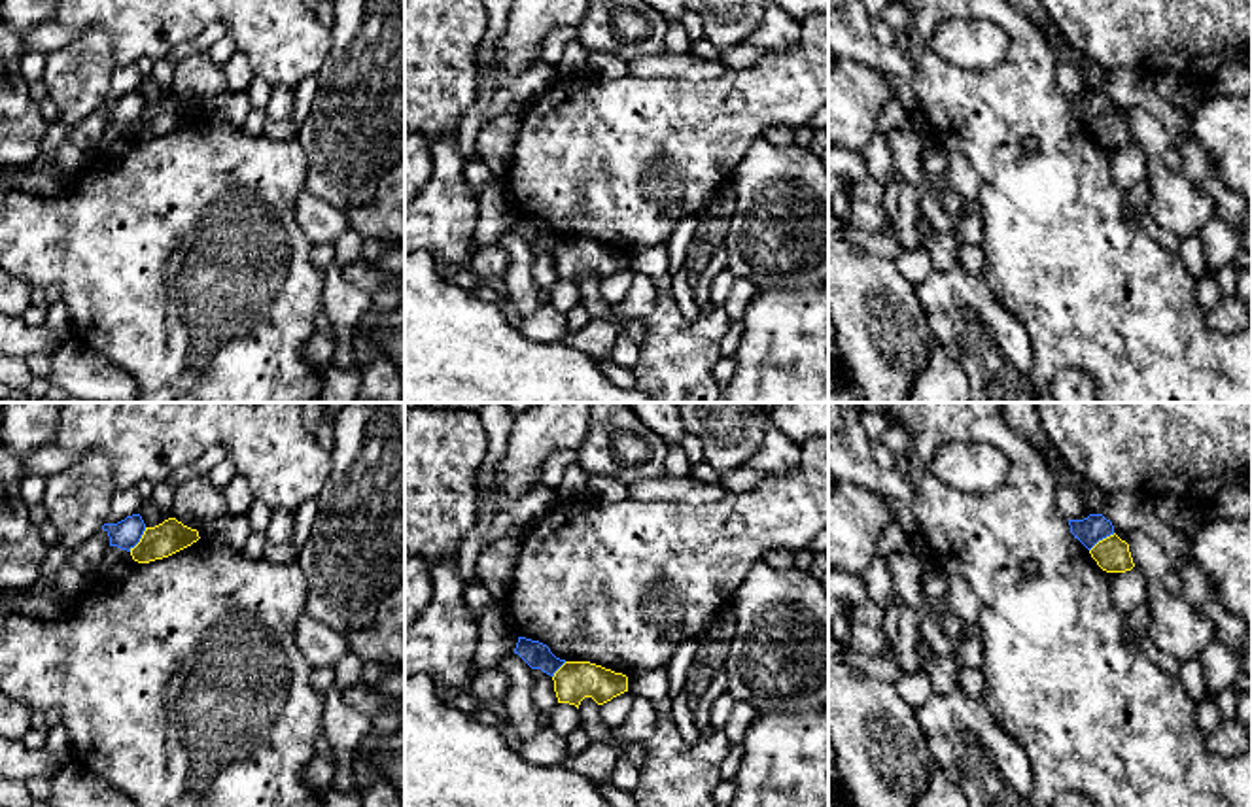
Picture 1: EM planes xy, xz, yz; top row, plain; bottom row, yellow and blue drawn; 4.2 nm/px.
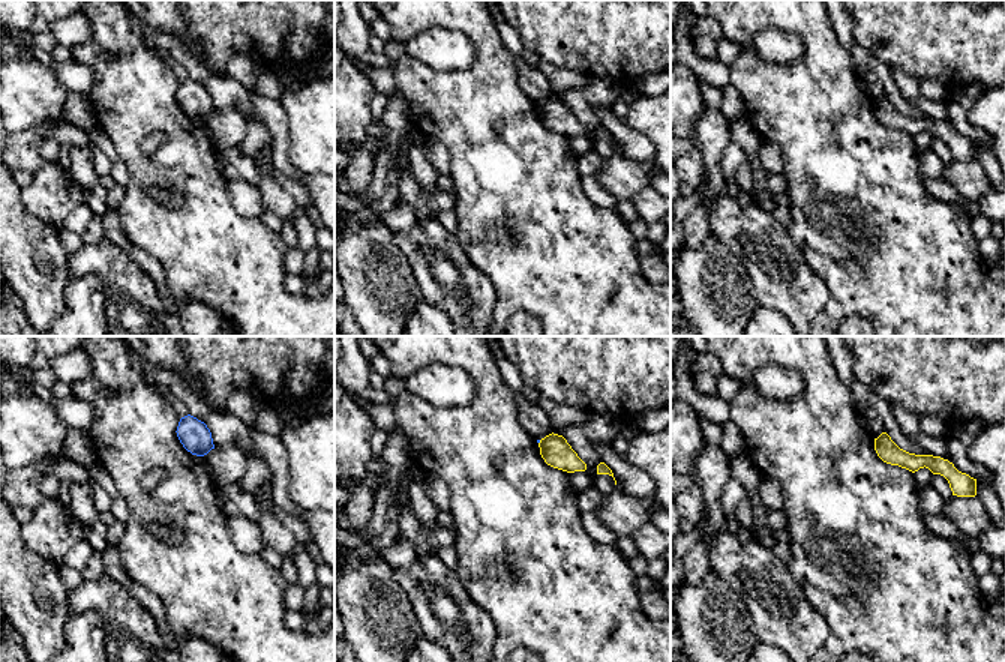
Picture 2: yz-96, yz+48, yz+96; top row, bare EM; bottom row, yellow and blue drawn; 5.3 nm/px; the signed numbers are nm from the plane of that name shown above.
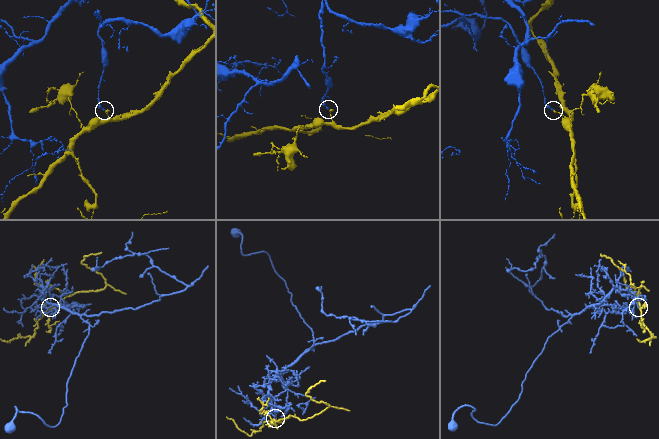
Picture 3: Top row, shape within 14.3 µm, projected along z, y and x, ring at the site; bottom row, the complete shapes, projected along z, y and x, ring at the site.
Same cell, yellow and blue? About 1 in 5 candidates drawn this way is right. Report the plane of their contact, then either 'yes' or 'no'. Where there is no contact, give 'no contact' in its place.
meets yellow in xy; no

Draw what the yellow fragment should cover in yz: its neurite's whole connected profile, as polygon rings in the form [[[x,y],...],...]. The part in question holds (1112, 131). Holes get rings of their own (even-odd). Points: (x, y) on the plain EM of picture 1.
[[[1116,110],[1099,117],[1091,127],[1091,134],[1106,149],[1125,149],[1135,144],[1129,121]]]

